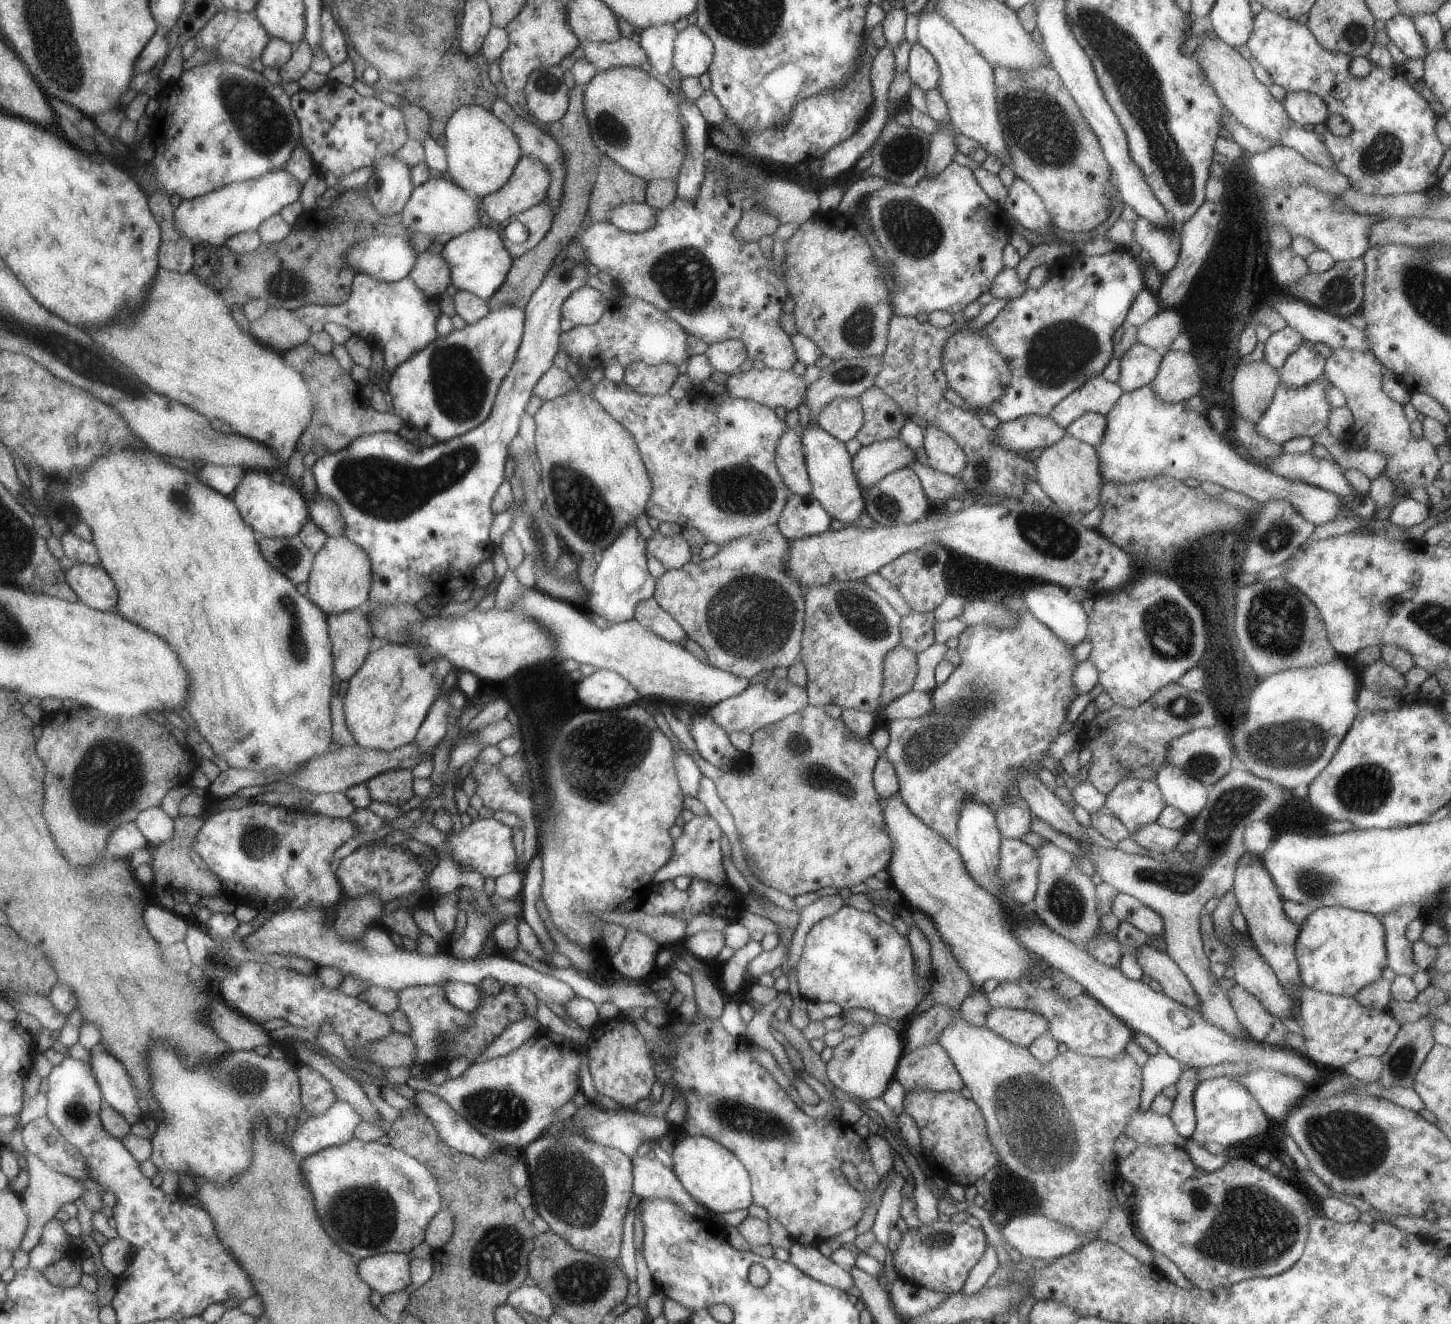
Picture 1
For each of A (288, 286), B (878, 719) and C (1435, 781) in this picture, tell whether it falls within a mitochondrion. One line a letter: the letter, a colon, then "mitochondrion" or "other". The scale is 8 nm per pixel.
A: mitochondrion
B: other
C: other

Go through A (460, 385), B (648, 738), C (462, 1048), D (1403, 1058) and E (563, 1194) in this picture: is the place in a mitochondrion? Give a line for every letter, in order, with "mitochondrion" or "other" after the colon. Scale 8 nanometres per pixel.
A: mitochondrion
B: mitochondrion
C: other
D: mitochondrion
E: mitochondrion

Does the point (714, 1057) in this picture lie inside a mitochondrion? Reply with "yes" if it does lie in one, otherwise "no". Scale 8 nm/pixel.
no

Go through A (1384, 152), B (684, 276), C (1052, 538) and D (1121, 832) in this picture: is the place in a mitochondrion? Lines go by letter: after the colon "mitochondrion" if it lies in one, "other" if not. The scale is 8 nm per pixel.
A: mitochondrion
B: mitochondrion
C: mitochondrion
D: other

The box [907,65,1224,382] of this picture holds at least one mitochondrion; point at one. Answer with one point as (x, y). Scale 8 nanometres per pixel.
(1038, 126)

